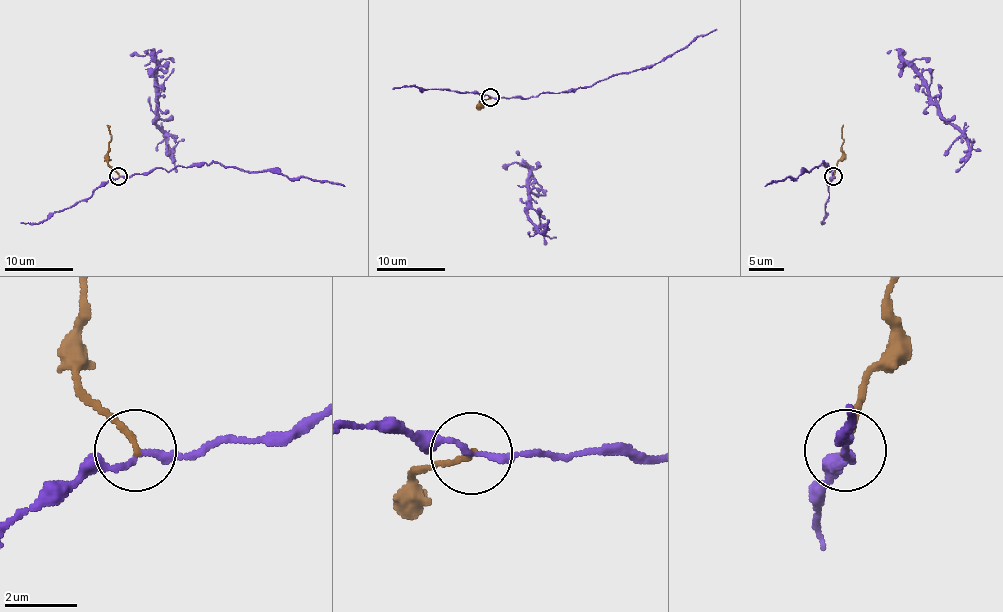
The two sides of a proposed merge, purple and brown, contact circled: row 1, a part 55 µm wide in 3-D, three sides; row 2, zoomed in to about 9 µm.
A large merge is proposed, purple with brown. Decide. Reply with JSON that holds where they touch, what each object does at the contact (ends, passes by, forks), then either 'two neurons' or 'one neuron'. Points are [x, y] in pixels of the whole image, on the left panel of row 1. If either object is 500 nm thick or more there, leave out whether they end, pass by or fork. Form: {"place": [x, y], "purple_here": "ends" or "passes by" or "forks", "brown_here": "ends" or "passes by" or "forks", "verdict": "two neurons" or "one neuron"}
{"place": [118, 176], "purple_here": "passes by", "brown_here": "ends", "verdict": "two neurons"}

